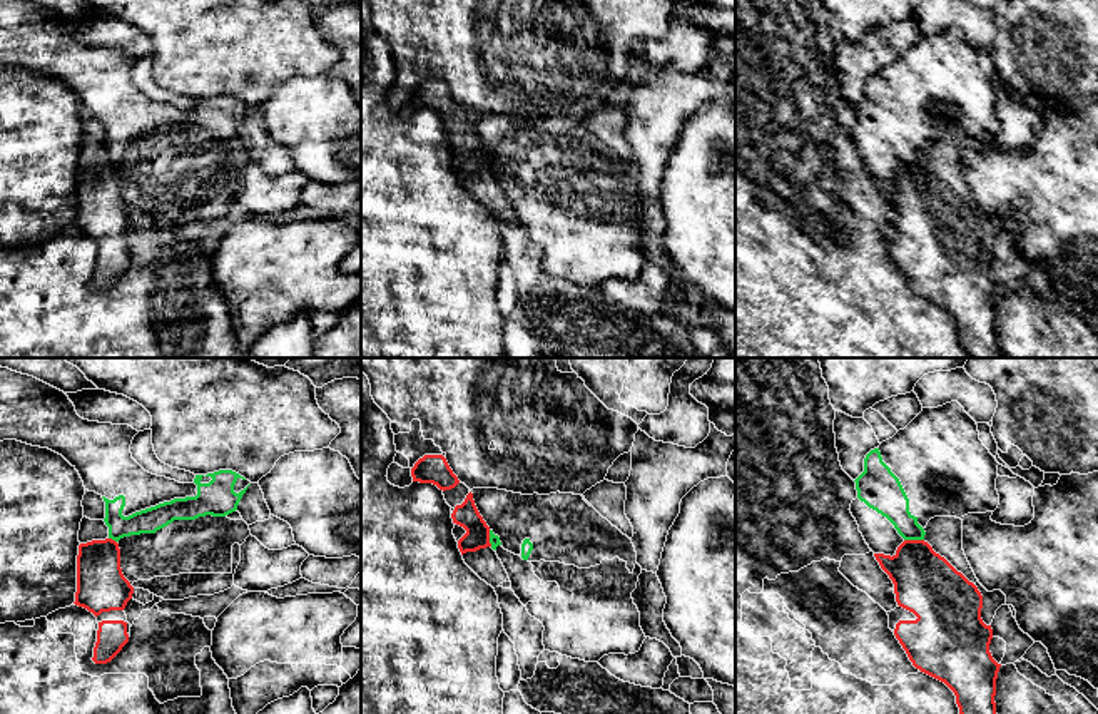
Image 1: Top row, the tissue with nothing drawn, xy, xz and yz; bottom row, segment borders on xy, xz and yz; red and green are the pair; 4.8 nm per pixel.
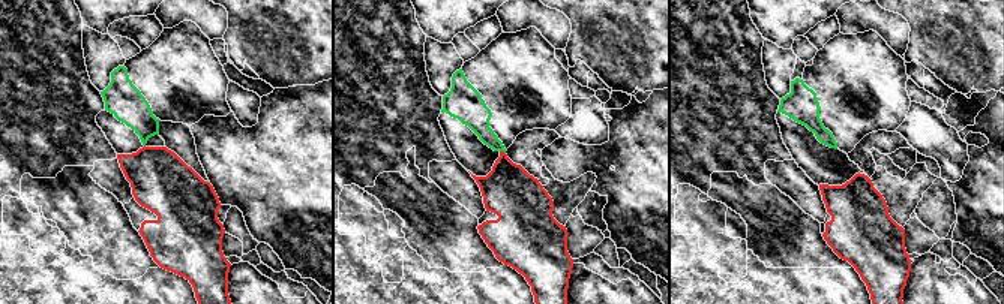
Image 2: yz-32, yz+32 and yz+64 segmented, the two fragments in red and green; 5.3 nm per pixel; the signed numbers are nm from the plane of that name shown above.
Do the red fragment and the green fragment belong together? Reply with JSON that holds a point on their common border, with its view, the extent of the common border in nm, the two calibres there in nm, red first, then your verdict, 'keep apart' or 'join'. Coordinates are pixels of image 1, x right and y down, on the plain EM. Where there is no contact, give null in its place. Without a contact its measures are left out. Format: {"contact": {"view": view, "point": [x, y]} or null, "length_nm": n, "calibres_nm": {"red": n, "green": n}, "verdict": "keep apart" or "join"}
{"contact": {"view": "yz", "point": [914, 166]}, "length_nm": 100, "calibres_nm": {"red": 300, "green": 170}, "verdict": "keep apart"}

